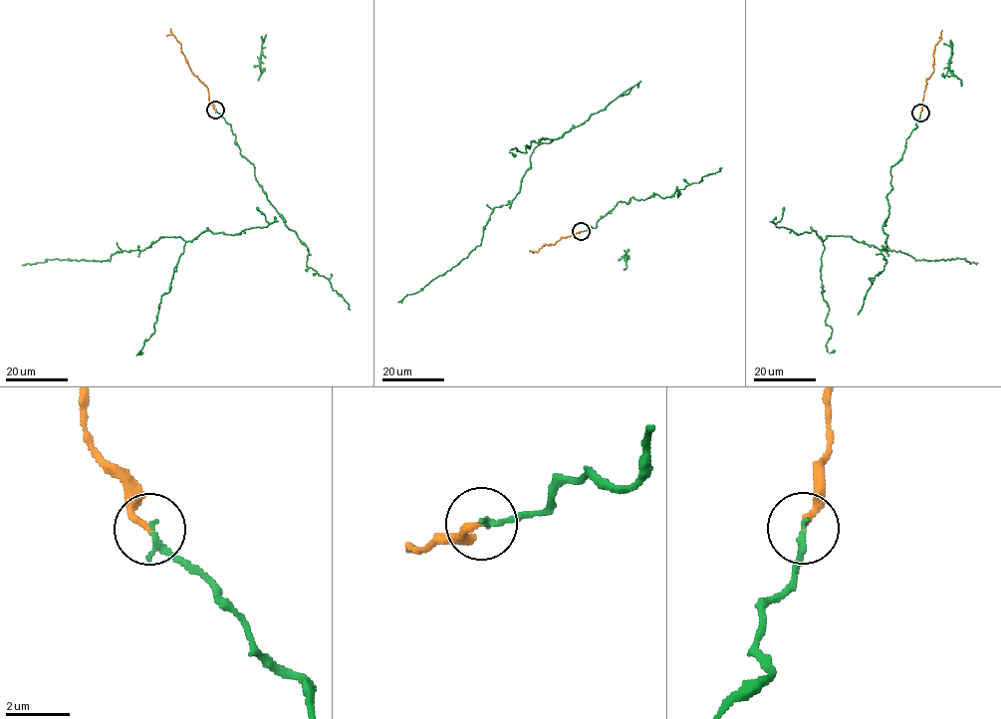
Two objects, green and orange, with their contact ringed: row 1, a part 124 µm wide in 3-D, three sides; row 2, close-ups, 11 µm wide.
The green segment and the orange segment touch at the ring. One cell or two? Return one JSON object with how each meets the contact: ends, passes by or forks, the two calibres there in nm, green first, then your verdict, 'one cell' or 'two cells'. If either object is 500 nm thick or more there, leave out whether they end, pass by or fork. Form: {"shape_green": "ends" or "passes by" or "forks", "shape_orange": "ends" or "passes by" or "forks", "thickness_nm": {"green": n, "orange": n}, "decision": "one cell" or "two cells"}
{"shape_green": "ends", "shape_orange": "ends", "thickness_nm": {"green": 180, "orange": 200}, "decision": "one cell"}

